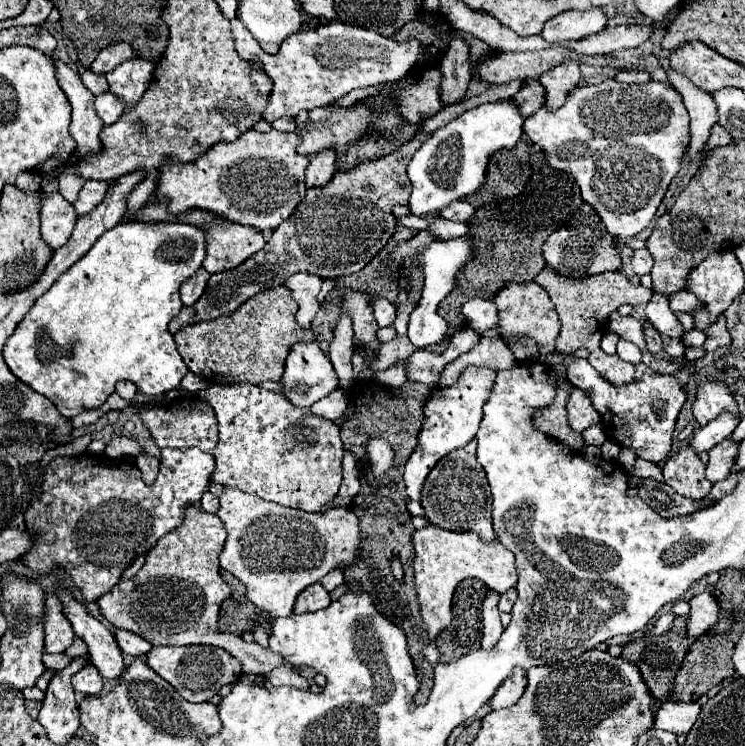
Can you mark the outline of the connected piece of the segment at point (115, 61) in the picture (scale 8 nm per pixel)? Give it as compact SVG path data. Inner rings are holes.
M118 42L118 44L112 44L112 46L106 46L100 50L98 58L92 62L90 70L92 72L102 72L102 74L108 74L110 70L114 70L118 64L126 62L126 60L134 60L134 58L140 58L138 52L134 50L132 44L128 42Z

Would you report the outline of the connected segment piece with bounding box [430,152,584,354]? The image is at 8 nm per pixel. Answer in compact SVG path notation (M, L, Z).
M544 152L532 154L532 178L528 182L528 188L520 196L486 204L484 208L476 210L476 216L470 222L470 234L476 238L476 254L474 260L458 274L456 288L438 306L438 314L448 322L448 334L440 344L430 348L430 352L444 352L454 332L466 326L466 320L460 314L464 302L472 298L492 300L492 296L508 282L534 280L534 276L546 266L540 250L544 240L554 230L564 226L574 212L580 210L584 202L580 188L566 172L554 170L544 156Z

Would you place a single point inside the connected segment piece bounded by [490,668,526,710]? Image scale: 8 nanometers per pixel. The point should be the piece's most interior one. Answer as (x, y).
(513, 687)

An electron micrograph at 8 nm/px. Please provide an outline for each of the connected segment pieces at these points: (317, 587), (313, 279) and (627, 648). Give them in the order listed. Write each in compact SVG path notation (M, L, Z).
M316 582L314 586L308 586L306 590L300 592L300 596L296 598L294 610L292 614L304 614L304 612L314 612L314 610L322 610L330 604L330 594L324 590L324 586L320 582Z
M294 274L290 280L286 280L286 286L292 290L294 300L298 302L300 310L296 314L296 322L300 326L310 326L312 318L316 316L320 302L318 302L318 292L322 288L322 278L316 274Z
M678 616L674 626L666 634L644 636L640 640L624 644L622 658L638 664L638 668L642 670L642 676L644 676L644 680L646 680L646 684L648 684L648 688L650 688L650 692L656 700L666 700L672 694L676 672L680 670L680 664L684 662L684 656L690 652L690 646L696 642L696 638L690 638L686 634L686 622L688 622L688 616Z

